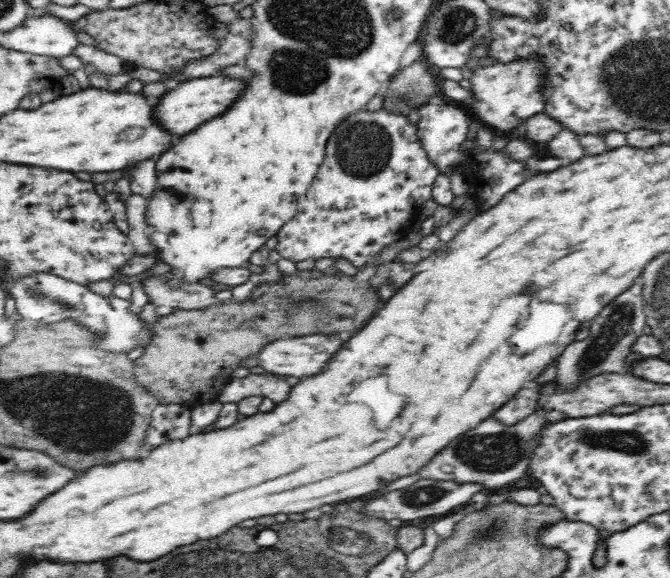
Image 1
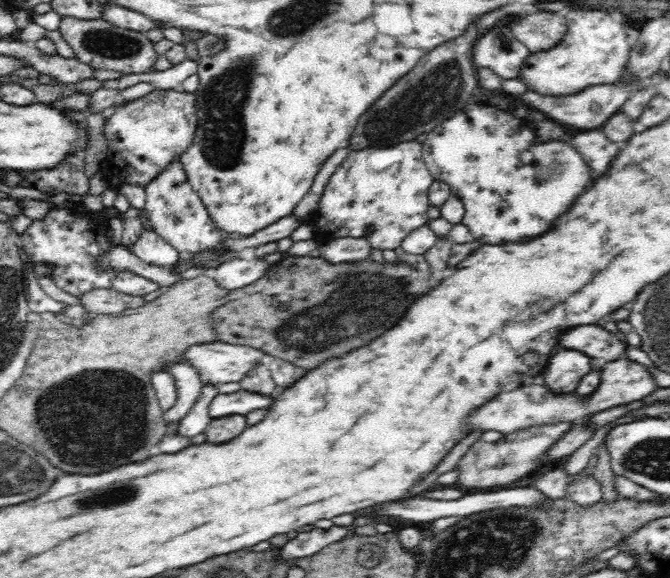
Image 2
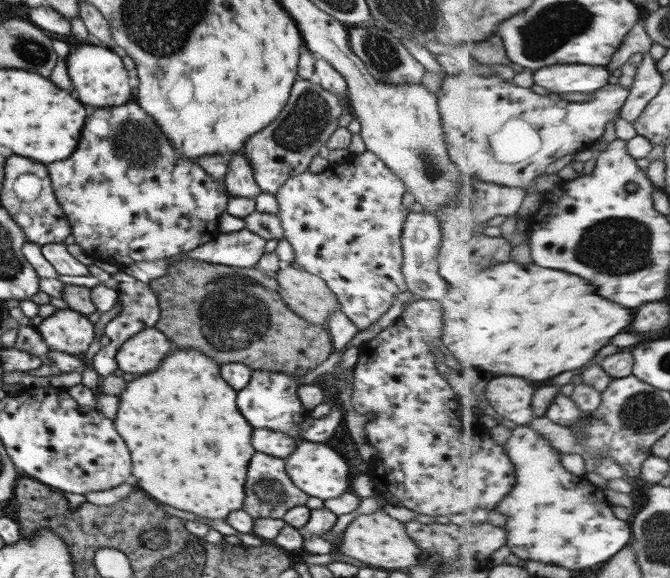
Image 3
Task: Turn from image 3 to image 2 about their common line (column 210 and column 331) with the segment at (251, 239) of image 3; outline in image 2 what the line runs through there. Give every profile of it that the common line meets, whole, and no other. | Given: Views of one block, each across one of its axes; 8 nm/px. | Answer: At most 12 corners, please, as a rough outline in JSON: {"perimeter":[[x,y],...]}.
{"perimeter":[[365,238],[320,242],[319,256],[332,264],[363,261],[372,252]]}

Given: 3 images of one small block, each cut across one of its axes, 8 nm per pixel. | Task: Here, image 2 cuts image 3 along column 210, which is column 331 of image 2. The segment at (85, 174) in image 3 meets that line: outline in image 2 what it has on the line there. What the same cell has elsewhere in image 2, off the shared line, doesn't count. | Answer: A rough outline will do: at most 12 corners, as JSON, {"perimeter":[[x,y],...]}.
{"perimeter":[[422,143],[351,150],[315,239],[394,250],[429,221]]}

